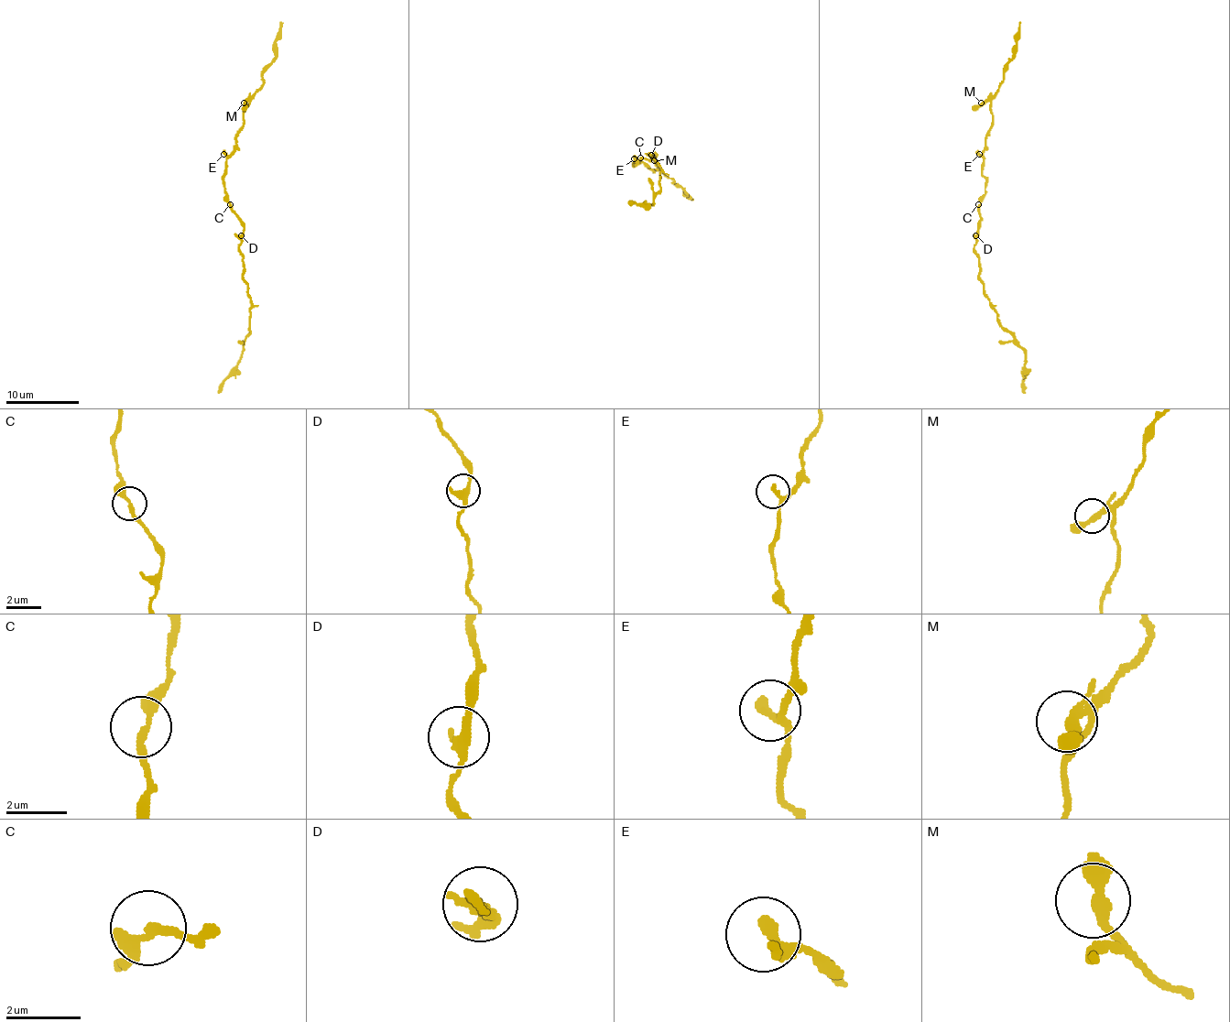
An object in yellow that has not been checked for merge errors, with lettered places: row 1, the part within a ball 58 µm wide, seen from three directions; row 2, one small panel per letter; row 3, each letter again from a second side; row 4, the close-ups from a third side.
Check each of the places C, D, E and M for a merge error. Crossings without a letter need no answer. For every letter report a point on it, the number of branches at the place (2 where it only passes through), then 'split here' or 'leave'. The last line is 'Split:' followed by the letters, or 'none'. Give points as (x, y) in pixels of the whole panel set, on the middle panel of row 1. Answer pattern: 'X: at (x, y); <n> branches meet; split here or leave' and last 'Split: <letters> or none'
C: at (640, 157); 2 branches meet; leave
D: at (651, 155); 2 branches meet; leave
E: at (634, 158); 2 branches meet; leave
M: at (654, 160); 2 branches meet; leave
Split: none

